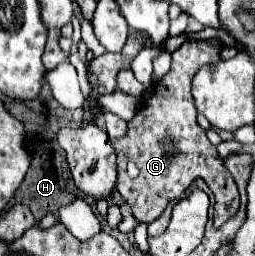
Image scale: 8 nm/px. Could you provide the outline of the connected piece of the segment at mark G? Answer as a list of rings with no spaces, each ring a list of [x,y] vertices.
[[[187,40],[171,56],[173,64],[169,74],[155,86],[155,94],[143,100],[129,122],[127,136],[113,142],[117,152],[117,190],[133,210],[135,220],[157,220],[171,200],[185,194],[189,182],[203,178],[215,197],[214,226],[221,228],[237,214],[239,192],[215,146],[197,124],[197,110],[191,96],[191,78],[195,72],[219,60],[219,40]]]

